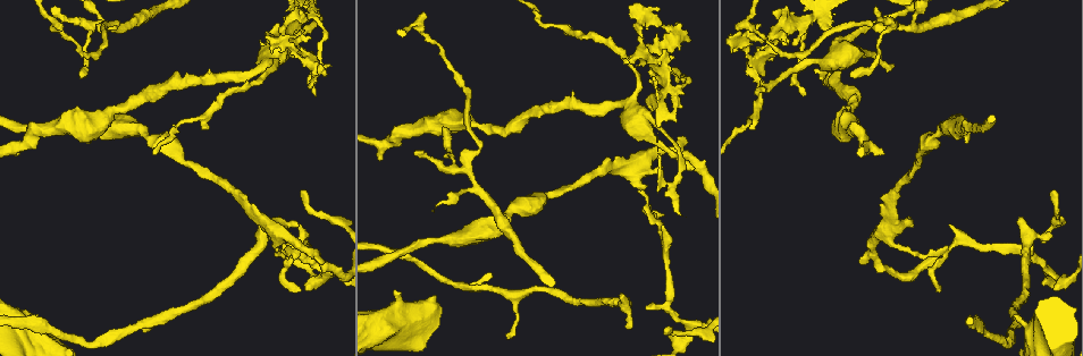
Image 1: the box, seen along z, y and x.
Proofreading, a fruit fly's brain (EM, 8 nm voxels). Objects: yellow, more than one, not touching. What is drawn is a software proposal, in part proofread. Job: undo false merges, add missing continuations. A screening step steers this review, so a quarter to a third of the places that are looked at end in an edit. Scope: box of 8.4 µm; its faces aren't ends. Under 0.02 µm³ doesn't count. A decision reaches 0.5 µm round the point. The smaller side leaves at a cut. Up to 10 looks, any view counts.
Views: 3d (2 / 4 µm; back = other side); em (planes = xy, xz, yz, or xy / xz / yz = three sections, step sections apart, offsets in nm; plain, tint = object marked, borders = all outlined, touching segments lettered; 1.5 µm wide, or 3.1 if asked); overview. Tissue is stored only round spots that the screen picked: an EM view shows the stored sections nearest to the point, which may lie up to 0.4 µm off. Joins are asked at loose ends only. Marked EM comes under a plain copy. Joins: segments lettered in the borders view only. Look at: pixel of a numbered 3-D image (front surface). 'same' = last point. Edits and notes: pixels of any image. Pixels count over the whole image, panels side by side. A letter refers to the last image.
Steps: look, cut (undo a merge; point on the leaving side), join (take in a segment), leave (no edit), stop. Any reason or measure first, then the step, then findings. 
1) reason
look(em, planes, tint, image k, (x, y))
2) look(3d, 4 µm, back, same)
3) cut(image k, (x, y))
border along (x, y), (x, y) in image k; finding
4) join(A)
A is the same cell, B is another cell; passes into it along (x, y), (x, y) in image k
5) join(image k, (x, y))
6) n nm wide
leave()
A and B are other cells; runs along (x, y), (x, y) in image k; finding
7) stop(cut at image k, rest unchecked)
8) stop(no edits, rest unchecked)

tapers out
look(em, planes, borders, image 1, (329, 64))

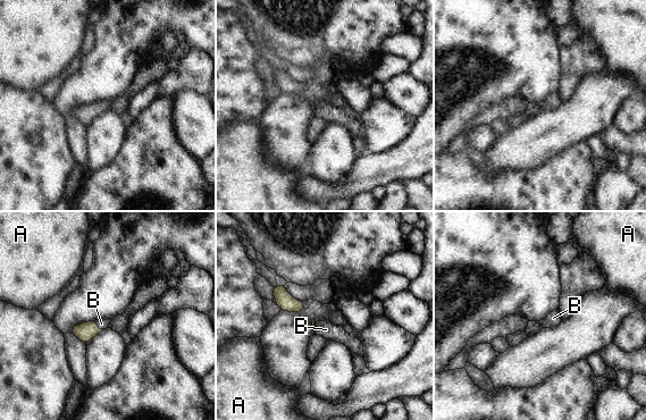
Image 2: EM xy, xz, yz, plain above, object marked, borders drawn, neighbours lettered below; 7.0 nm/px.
join(B)
B is the same cell, A is another cell; passes into it along (85, 332), (97, 327), (101, 324) in image 2; the cell continues

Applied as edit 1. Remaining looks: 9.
see it whole again
look(overview)

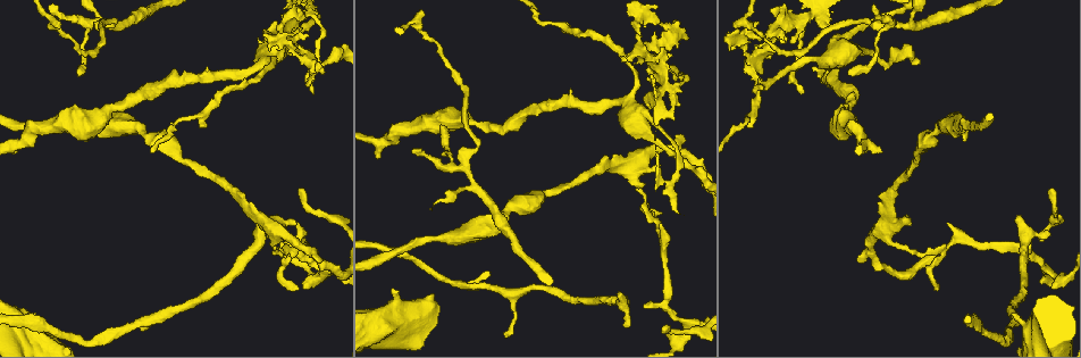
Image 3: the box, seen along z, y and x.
thin end
look(em, xz, step 8, tint, image 3, (504, 334))

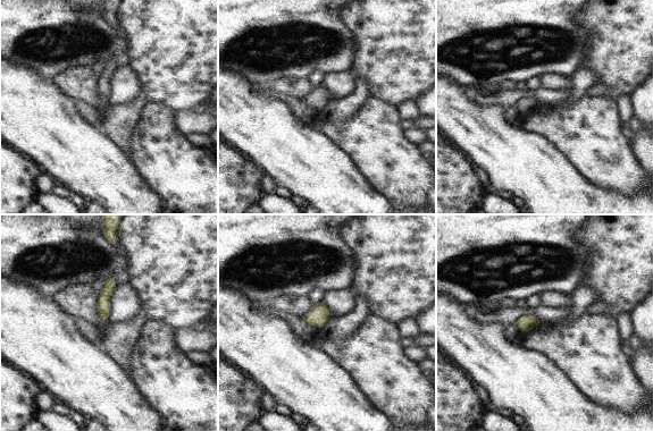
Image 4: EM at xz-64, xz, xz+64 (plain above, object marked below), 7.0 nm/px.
cut it another way
look(em, planes, borders, same)

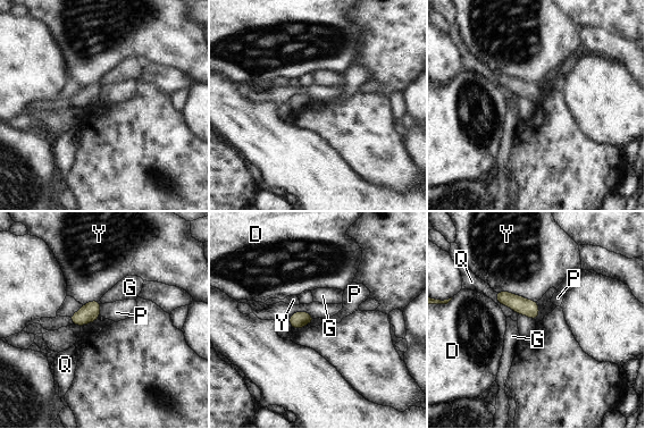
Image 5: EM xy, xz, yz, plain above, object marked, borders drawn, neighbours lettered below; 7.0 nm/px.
80 nm wide
leave()
D, G, P, Q and Y are other cells; border along (495, 291), (508, 291), (536, 301) in image 5; none of them fits

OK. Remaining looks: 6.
arms part here
look(3d, 4 µm, image 3, (467, 168))

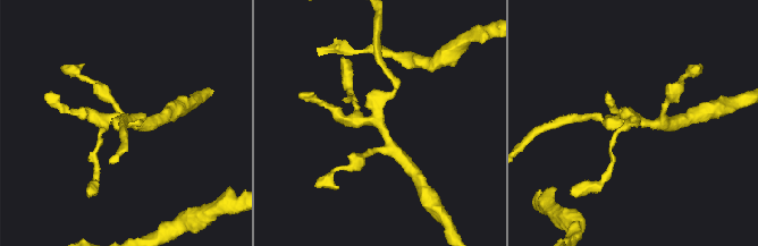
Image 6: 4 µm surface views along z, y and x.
look(em, planes, tint, image 6, (379, 118))

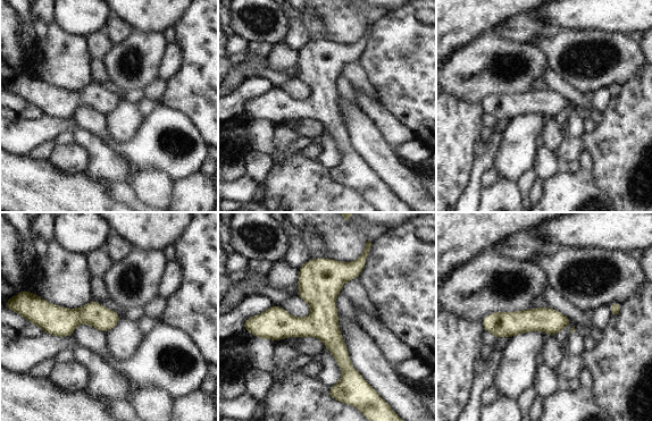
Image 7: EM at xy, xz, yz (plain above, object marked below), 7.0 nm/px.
look(em, planes, borders, same)

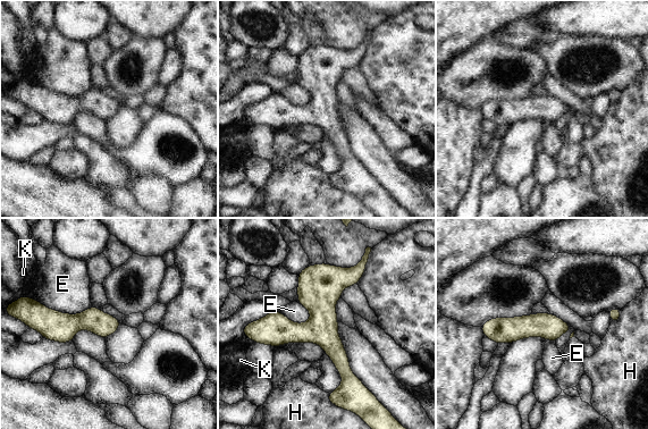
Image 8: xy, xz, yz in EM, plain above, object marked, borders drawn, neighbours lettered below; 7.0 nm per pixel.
E touches over 280 nm
leave()
E, H and K are other cells; continuous, no second cell

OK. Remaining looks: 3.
stop(join at image 2, rest unchecked)

